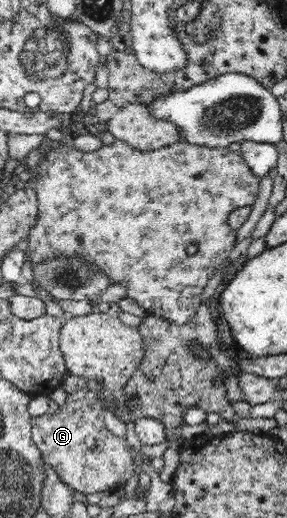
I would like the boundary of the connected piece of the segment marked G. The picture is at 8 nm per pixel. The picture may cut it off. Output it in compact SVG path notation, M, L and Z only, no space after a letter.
M89 389L69 394L66 405L49 415L33 417L33 442L39 447L44 464L53 467L63 484L71 487L80 498L109 492L124 486L137 468L126 440L116 437L103 423L103 406L98 395Z

